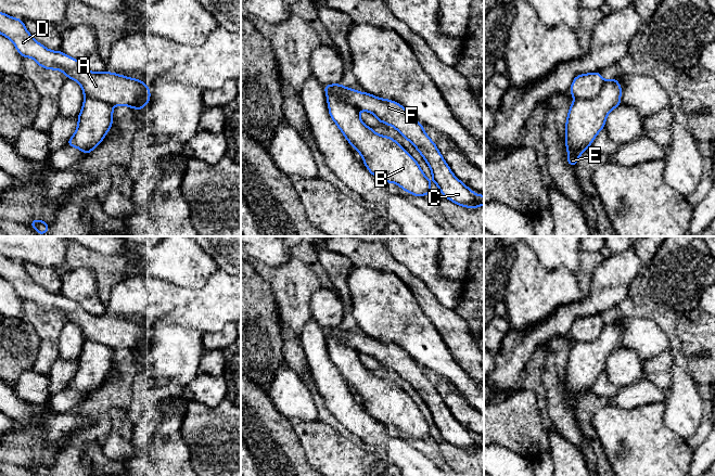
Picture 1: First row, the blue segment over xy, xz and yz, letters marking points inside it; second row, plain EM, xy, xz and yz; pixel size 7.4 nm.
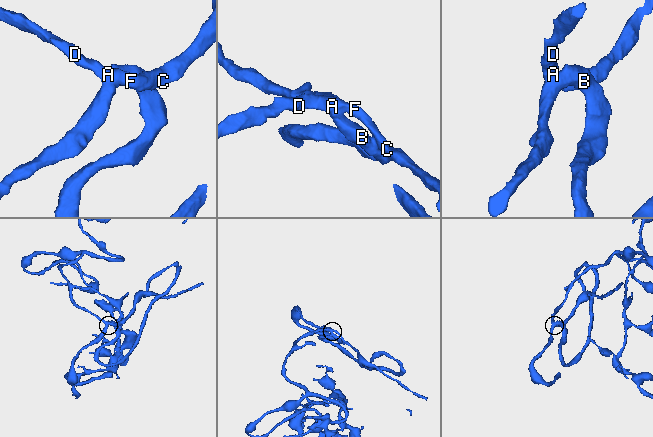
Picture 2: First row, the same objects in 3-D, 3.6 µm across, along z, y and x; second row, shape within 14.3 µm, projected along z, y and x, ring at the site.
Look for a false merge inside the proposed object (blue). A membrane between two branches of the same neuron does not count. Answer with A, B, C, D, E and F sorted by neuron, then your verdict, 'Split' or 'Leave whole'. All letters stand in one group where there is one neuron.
Groups: A C D F / B E. Split

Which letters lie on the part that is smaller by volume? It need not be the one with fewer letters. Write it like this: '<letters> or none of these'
B, E

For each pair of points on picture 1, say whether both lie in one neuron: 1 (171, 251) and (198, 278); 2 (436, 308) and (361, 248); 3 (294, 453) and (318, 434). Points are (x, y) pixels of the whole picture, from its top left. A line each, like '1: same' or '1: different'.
1: same
2: same
3: different

